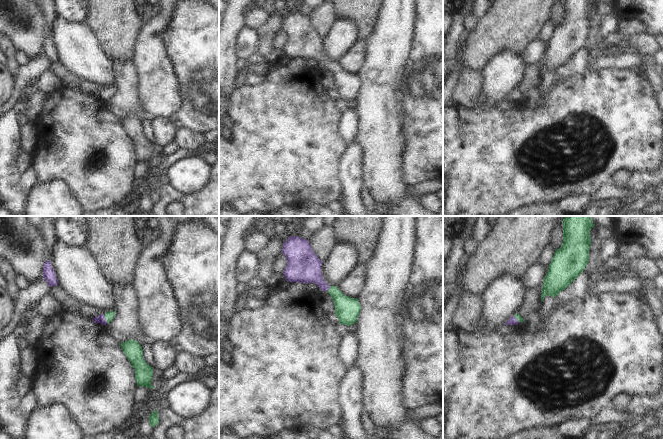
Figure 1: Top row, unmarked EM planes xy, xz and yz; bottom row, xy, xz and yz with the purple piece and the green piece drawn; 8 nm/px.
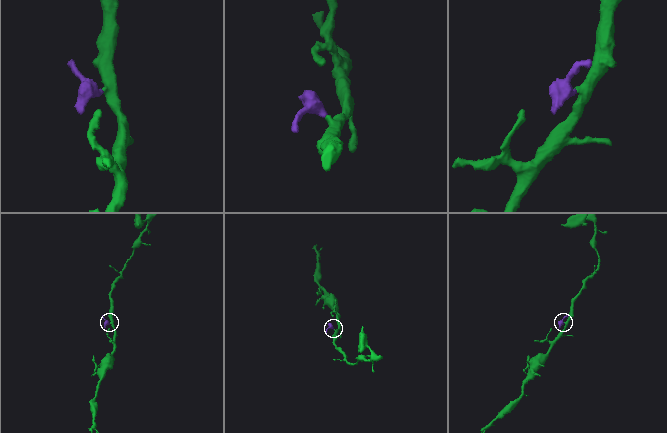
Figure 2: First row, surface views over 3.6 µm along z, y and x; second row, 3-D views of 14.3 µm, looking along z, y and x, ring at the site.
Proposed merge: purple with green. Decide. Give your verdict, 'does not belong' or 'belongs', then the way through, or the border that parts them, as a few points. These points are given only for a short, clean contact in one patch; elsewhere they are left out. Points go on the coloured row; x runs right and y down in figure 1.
belongs; way xy (100, 319), (105, 319), (110, 315)

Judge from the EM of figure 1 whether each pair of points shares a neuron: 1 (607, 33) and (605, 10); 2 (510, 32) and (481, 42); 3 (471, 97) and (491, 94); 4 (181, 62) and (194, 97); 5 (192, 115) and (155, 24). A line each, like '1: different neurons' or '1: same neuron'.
1: same neuron
2: same neuron
3: different neurons
4: same neuron
5: different neurons

